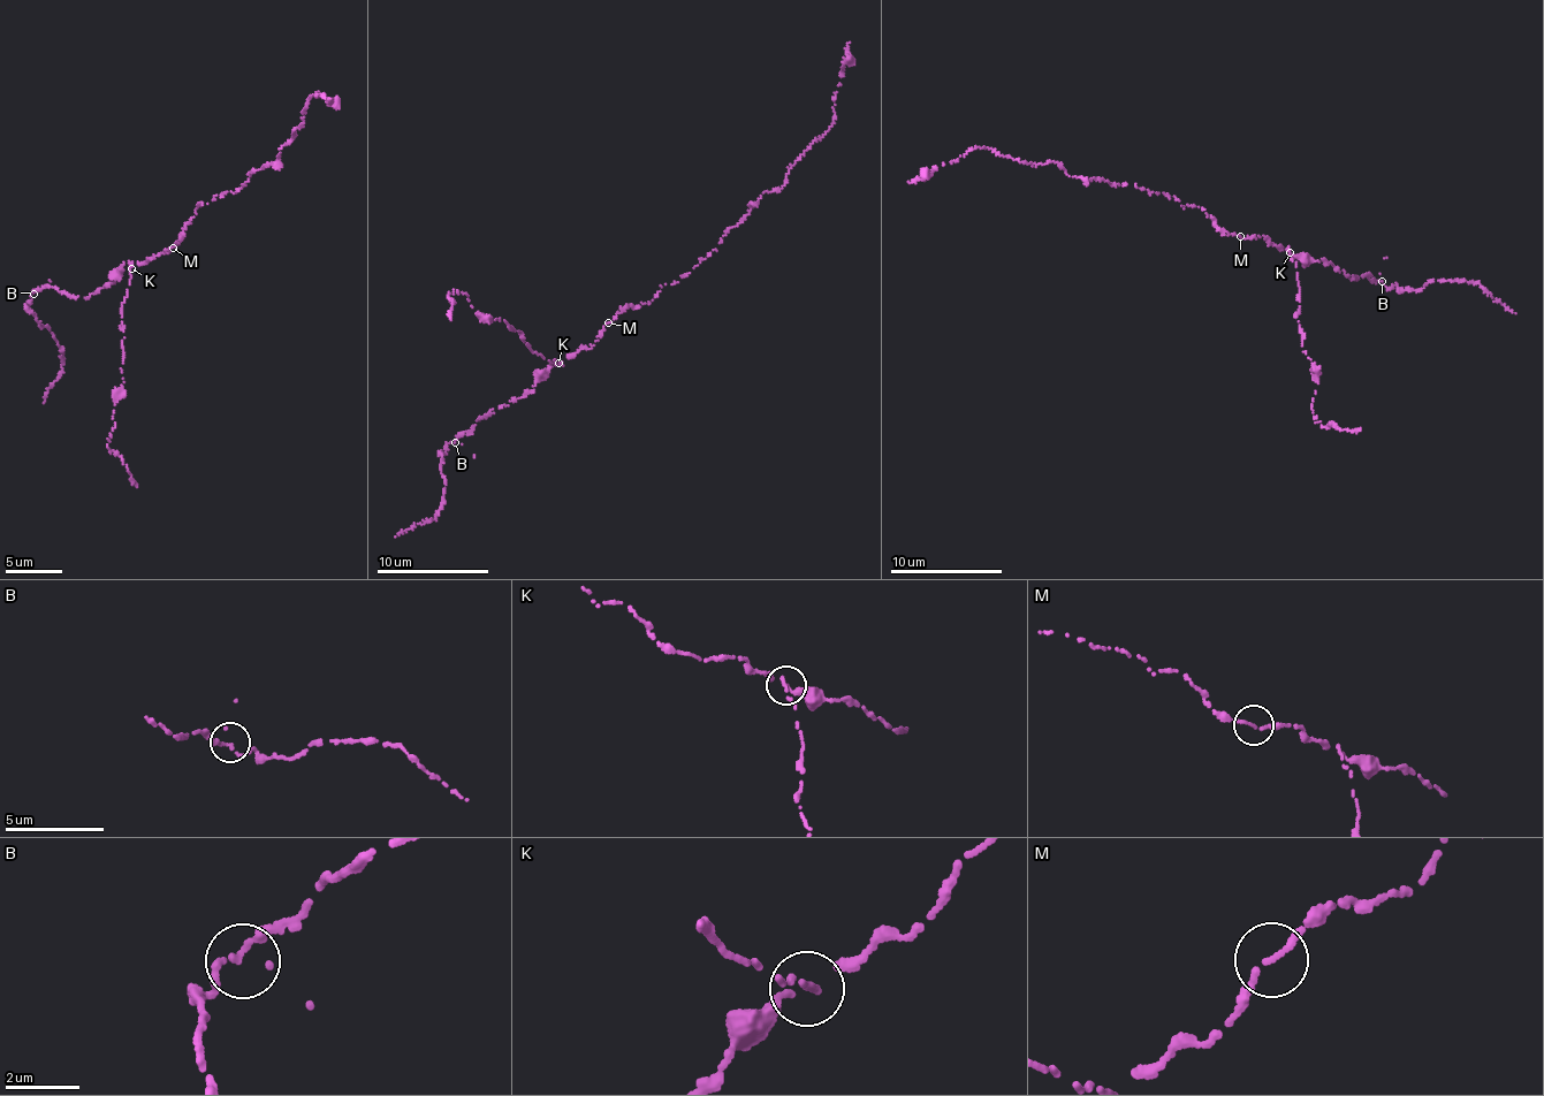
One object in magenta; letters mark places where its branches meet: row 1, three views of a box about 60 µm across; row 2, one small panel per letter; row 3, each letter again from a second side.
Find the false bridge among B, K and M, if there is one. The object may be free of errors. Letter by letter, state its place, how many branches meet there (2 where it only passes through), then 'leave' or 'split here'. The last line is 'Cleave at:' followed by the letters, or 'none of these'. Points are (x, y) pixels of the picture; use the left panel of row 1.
B: at (33, 294); 3 branches meet; leave
K: at (131, 268); 3 branches meet; split here
M: at (173, 248); 2 branches meet; leave
Cleave at: K

